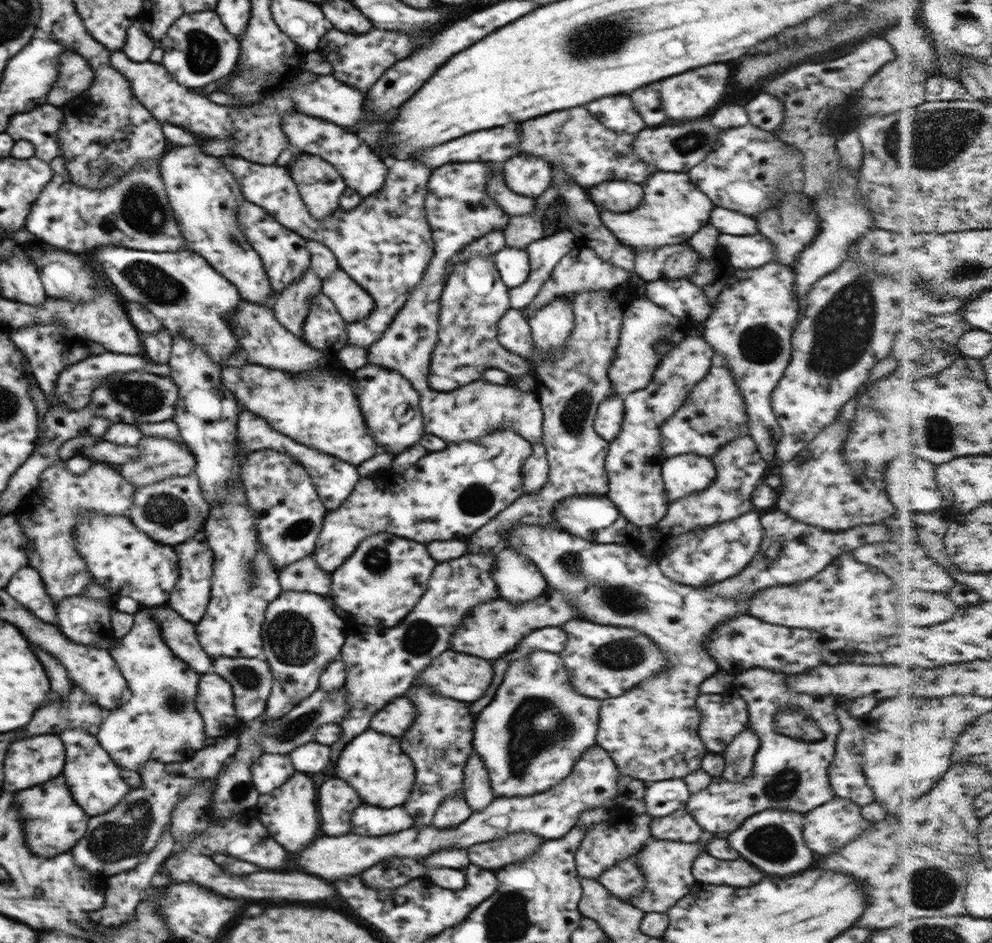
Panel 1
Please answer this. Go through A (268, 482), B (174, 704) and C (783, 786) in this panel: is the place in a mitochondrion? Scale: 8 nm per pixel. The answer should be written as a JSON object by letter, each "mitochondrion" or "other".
{"A":"other","B":"mitochondrion","C":"mitochondrion"}

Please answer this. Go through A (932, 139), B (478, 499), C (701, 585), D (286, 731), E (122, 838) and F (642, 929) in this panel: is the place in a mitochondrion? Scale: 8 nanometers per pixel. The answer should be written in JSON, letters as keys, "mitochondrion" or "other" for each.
{"A":"mitochondrion","B":"mitochondrion","C":"other","D":"mitochondrion","E":"mitochondrion","F":"other"}

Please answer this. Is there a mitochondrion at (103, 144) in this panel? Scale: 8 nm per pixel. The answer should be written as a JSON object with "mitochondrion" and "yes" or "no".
{"mitochondrion":"no"}

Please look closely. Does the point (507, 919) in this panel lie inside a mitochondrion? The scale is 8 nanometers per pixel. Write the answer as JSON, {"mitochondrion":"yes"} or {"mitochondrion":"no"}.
{"mitochondrion":"yes"}

